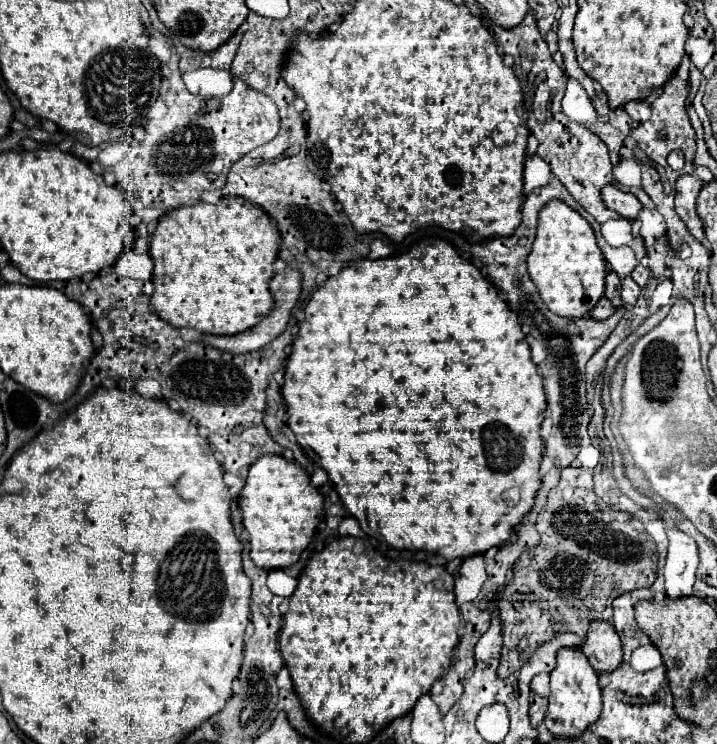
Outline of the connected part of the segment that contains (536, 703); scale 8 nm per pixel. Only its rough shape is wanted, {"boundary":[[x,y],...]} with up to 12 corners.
{"boundary":[[530,696],[530,722],[534,728],[542,724],[546,698]]}

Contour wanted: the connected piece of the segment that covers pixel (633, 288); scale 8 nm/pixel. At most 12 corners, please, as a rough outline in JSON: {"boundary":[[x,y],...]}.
{"boundary":[[630,276],[622,280],[622,302],[632,308],[640,286]]}

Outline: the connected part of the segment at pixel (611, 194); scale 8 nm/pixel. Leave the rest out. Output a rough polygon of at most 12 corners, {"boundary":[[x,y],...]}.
{"boundary":[[602,188],[606,208],[626,220],[636,220],[642,208],[634,194]]}

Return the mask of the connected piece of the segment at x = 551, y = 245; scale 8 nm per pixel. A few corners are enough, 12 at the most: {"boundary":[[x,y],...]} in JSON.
{"boundary":[[540,210],[526,264],[542,302],[582,318],[604,294],[590,224]]}

